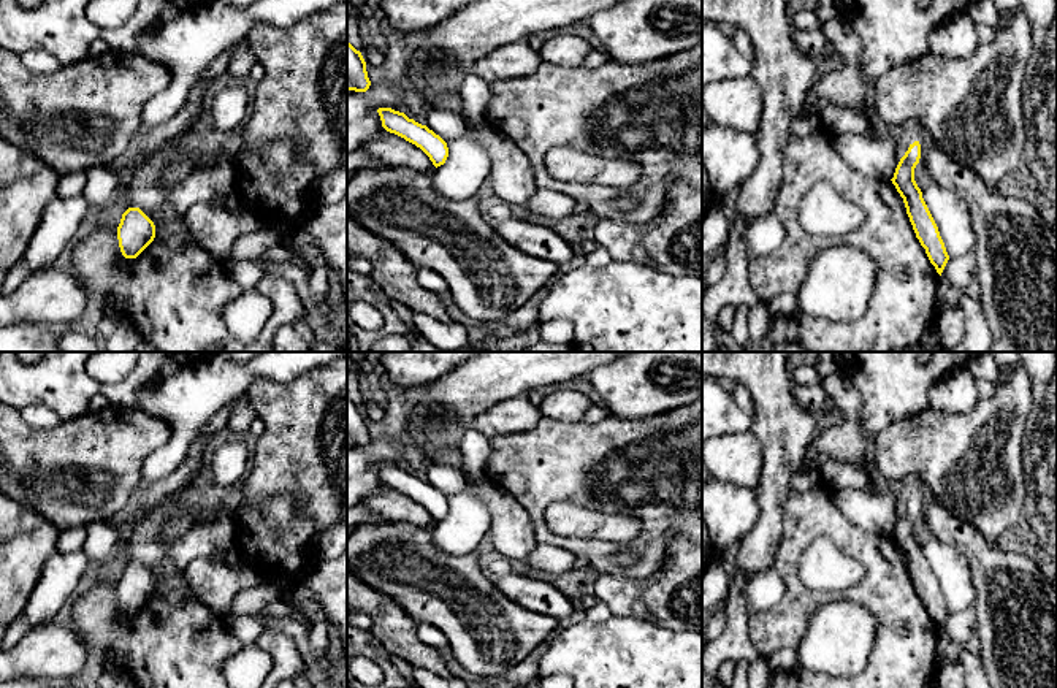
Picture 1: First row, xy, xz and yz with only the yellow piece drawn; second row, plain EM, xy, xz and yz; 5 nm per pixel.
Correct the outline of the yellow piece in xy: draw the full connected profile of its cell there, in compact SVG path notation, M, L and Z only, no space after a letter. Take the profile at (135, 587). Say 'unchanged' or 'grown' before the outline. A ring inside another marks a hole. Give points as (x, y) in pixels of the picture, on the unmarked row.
unchanged; M128 563L122 569L117 594L125 613L136 613L154 593L155 580L139 563Z

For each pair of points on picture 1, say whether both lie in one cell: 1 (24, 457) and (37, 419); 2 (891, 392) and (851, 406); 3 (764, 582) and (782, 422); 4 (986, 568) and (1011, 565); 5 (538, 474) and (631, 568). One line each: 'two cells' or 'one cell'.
1: two cells
2: two cells
3: two cells
4: one cell
5: one cell

